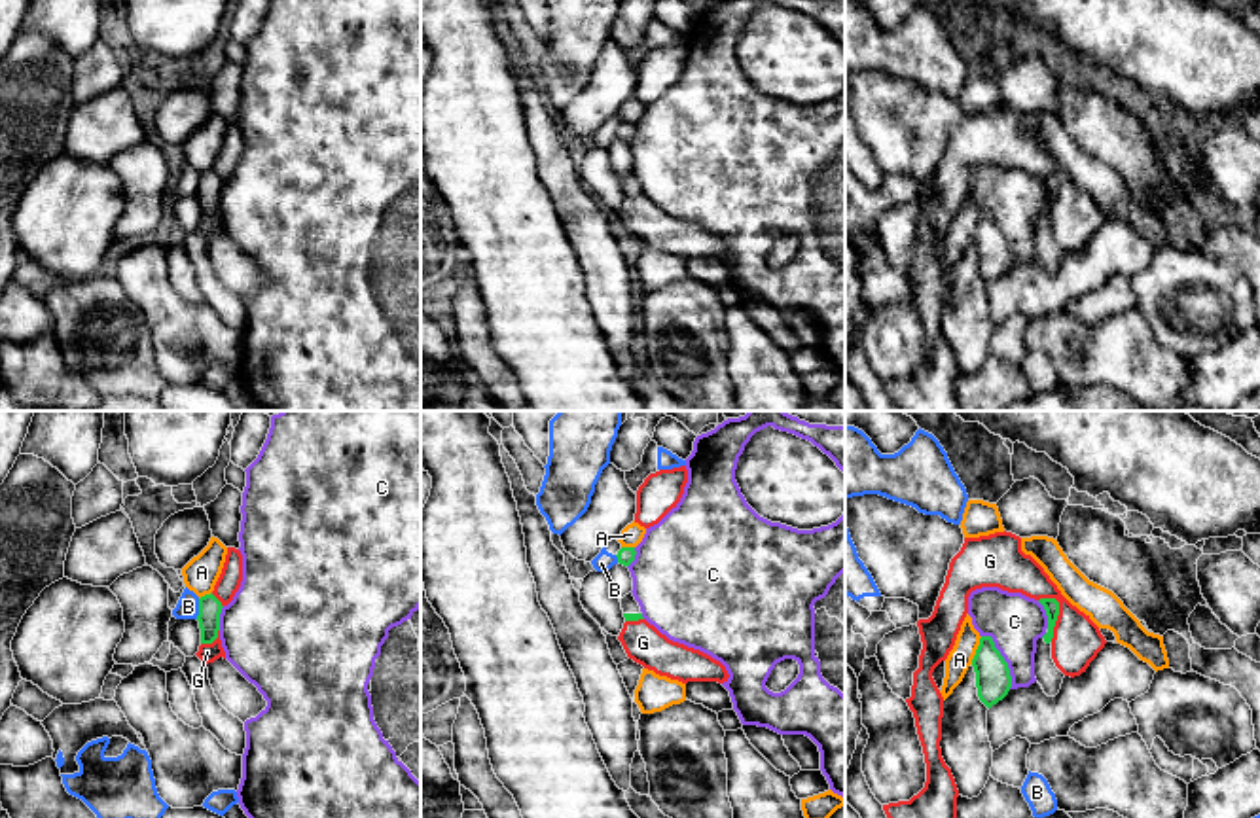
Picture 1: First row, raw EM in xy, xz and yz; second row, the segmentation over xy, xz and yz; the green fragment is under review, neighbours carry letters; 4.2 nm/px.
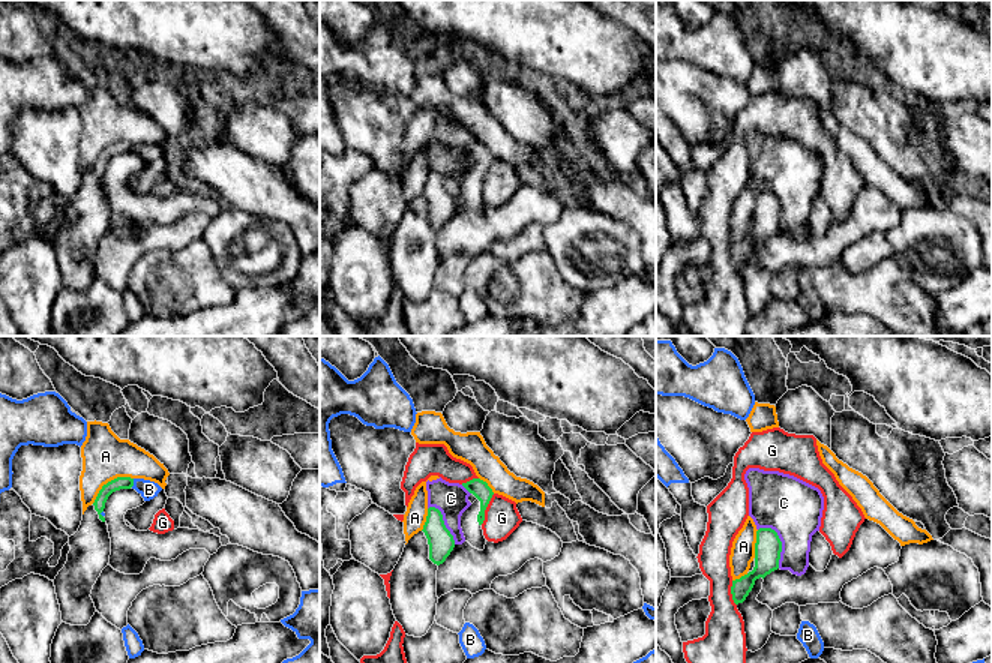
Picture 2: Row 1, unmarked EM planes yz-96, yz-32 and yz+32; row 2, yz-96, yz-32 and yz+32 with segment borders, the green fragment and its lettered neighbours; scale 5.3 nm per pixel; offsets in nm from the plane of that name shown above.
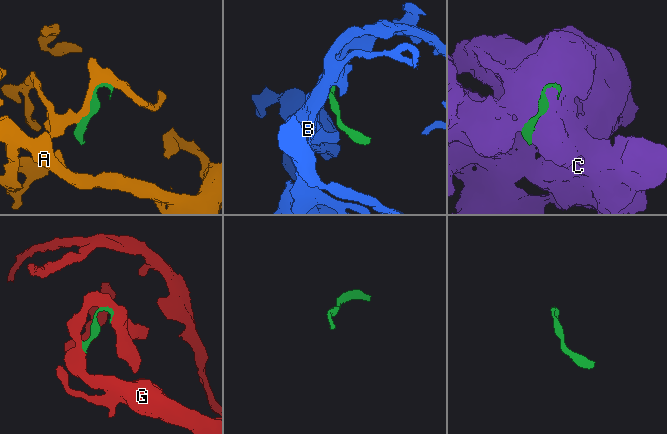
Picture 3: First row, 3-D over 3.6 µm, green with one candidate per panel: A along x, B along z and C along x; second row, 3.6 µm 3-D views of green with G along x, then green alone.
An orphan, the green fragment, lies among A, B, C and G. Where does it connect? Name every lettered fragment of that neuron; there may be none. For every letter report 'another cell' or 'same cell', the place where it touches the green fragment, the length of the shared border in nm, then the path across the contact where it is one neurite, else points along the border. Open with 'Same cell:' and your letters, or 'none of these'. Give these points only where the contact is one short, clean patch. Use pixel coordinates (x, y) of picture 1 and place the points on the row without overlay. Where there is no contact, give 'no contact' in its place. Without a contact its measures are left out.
Same cell: none of these
A: another cell | yz (976, 226) | 130 nm
B: another cell | xy (199, 184) | 90 nm | along xy (199, 175), (199, 190), (196, 194)
C: another cell | yz (1003, 235) | 260 nm
G: another cell | yz (1058, 190) | 200 nm

